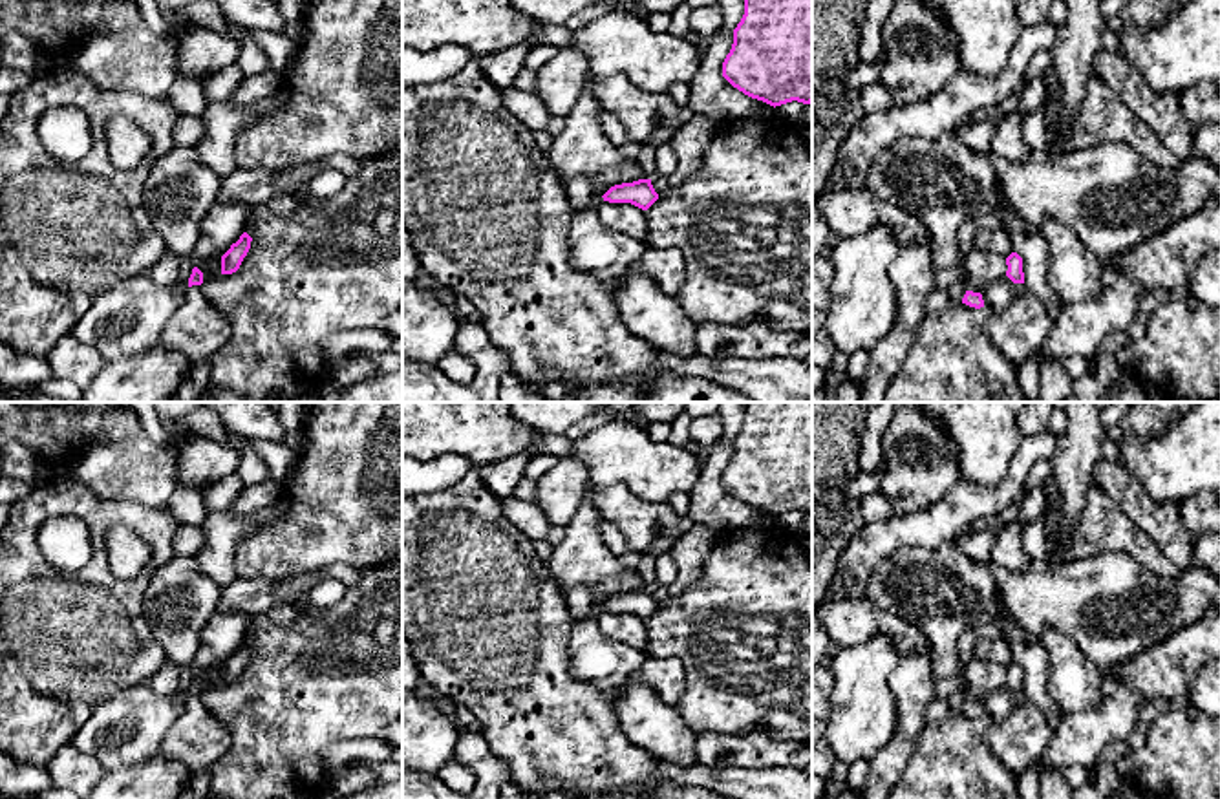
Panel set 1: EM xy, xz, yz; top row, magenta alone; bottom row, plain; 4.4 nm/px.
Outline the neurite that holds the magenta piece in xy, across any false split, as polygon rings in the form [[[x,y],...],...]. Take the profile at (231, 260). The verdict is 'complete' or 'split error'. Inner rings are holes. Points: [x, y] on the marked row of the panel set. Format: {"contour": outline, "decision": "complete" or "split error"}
{"contour": [[[243,232],[236,243],[221,256],[221,274],[232,274],[240,269],[243,258],[251,249],[252,238]]], "decision": "complete"}

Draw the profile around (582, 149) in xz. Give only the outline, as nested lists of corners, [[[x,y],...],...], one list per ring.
[[[587,84],[574,108],[565,117],[565,126],[554,135],[545,152],[549,168],[569,183],[585,176],[593,185],[622,185],[646,179],[635,159],[626,159],[618,146],[607,139],[600,126],[602,106]]]

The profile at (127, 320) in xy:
[[[137,274],[101,293],[71,335],[106,362],[141,357],[161,344],[161,335],[185,300],[188,285],[157,285]]]

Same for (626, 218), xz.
[[[602,201],[596,212],[607,229],[622,232],[638,241],[647,240],[647,223],[642,208],[631,203]]]

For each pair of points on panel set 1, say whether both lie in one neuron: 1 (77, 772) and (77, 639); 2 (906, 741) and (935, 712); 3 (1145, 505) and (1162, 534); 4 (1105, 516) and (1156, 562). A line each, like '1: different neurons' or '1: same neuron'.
1: different neurons
2: different neurons
3: same neuron
4: same neuron

